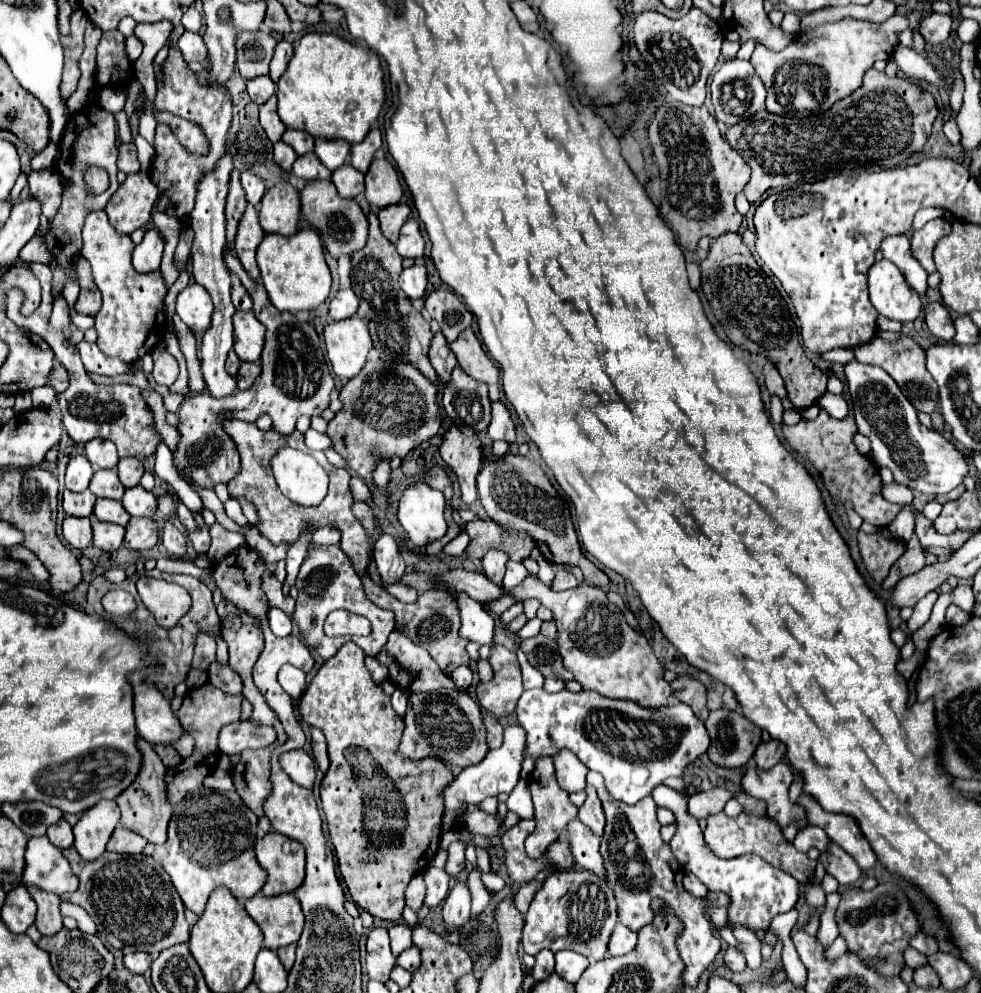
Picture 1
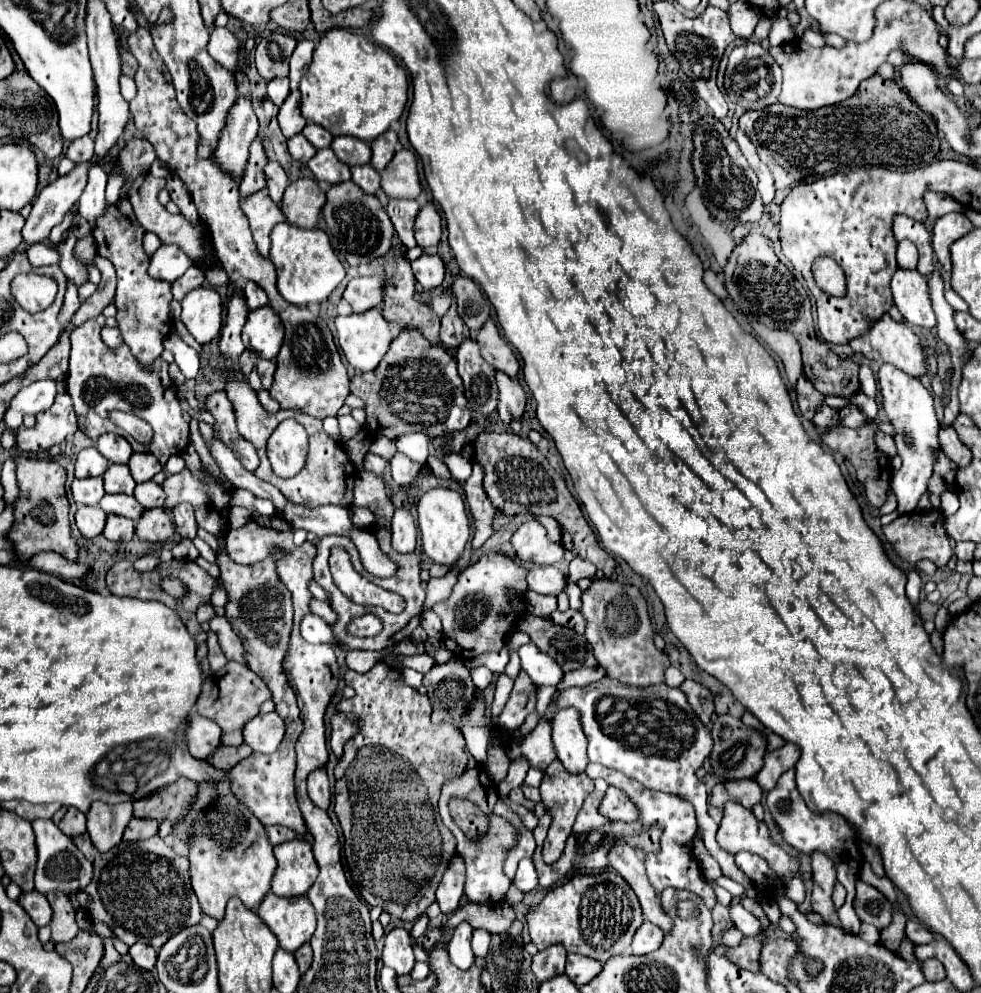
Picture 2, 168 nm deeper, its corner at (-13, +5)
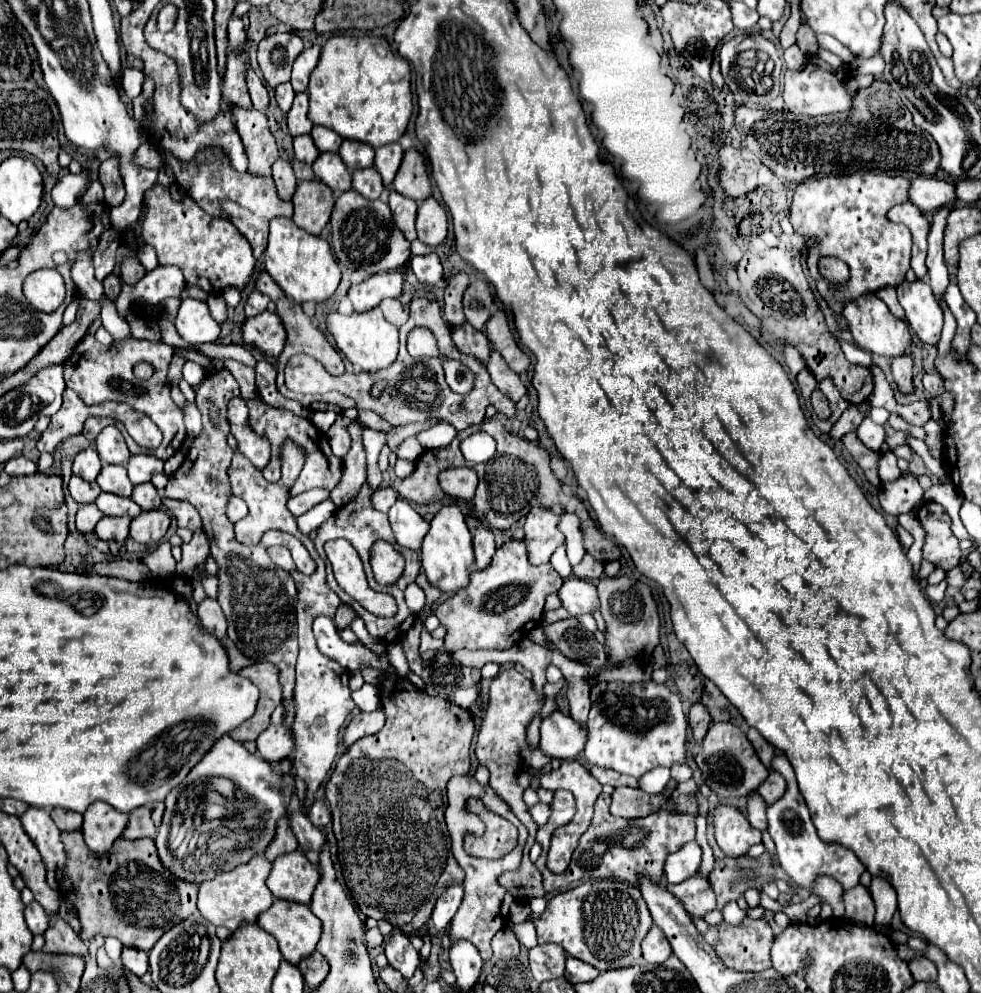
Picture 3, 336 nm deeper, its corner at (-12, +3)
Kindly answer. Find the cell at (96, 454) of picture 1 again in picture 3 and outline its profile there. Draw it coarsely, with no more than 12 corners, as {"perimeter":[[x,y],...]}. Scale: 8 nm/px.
{"perimeter":[[113,425],[99,433],[95,447],[105,463],[131,457],[123,435]]}

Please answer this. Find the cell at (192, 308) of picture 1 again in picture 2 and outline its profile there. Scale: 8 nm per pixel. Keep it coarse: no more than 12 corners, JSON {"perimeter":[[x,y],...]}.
{"perimeter":[[200,287],[182,299],[182,323],[206,345],[220,335],[222,299]]}

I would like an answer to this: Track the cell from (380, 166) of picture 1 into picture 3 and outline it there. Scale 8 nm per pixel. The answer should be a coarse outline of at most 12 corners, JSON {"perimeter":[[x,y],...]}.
{"perimeter":[[405,151],[391,187],[417,203],[431,195],[425,159]]}

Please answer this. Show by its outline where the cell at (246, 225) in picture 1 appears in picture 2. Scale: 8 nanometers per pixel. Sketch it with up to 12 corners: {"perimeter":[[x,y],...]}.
{"perimeter":[[268,189],[240,201],[260,255],[268,257],[270,229],[286,221]]}

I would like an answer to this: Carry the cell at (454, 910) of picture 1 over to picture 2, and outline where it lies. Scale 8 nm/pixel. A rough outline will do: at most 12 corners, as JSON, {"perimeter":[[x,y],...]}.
{"perimeter":[[460,923],[448,941],[450,961],[462,971],[474,963],[472,927]]}

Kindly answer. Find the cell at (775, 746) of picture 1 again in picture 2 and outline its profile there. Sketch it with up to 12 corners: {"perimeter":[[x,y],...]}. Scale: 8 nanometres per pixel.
{"perimeter":[[798,745],[784,747],[764,757],[756,777],[764,791],[774,789],[778,777],[796,765]]}

